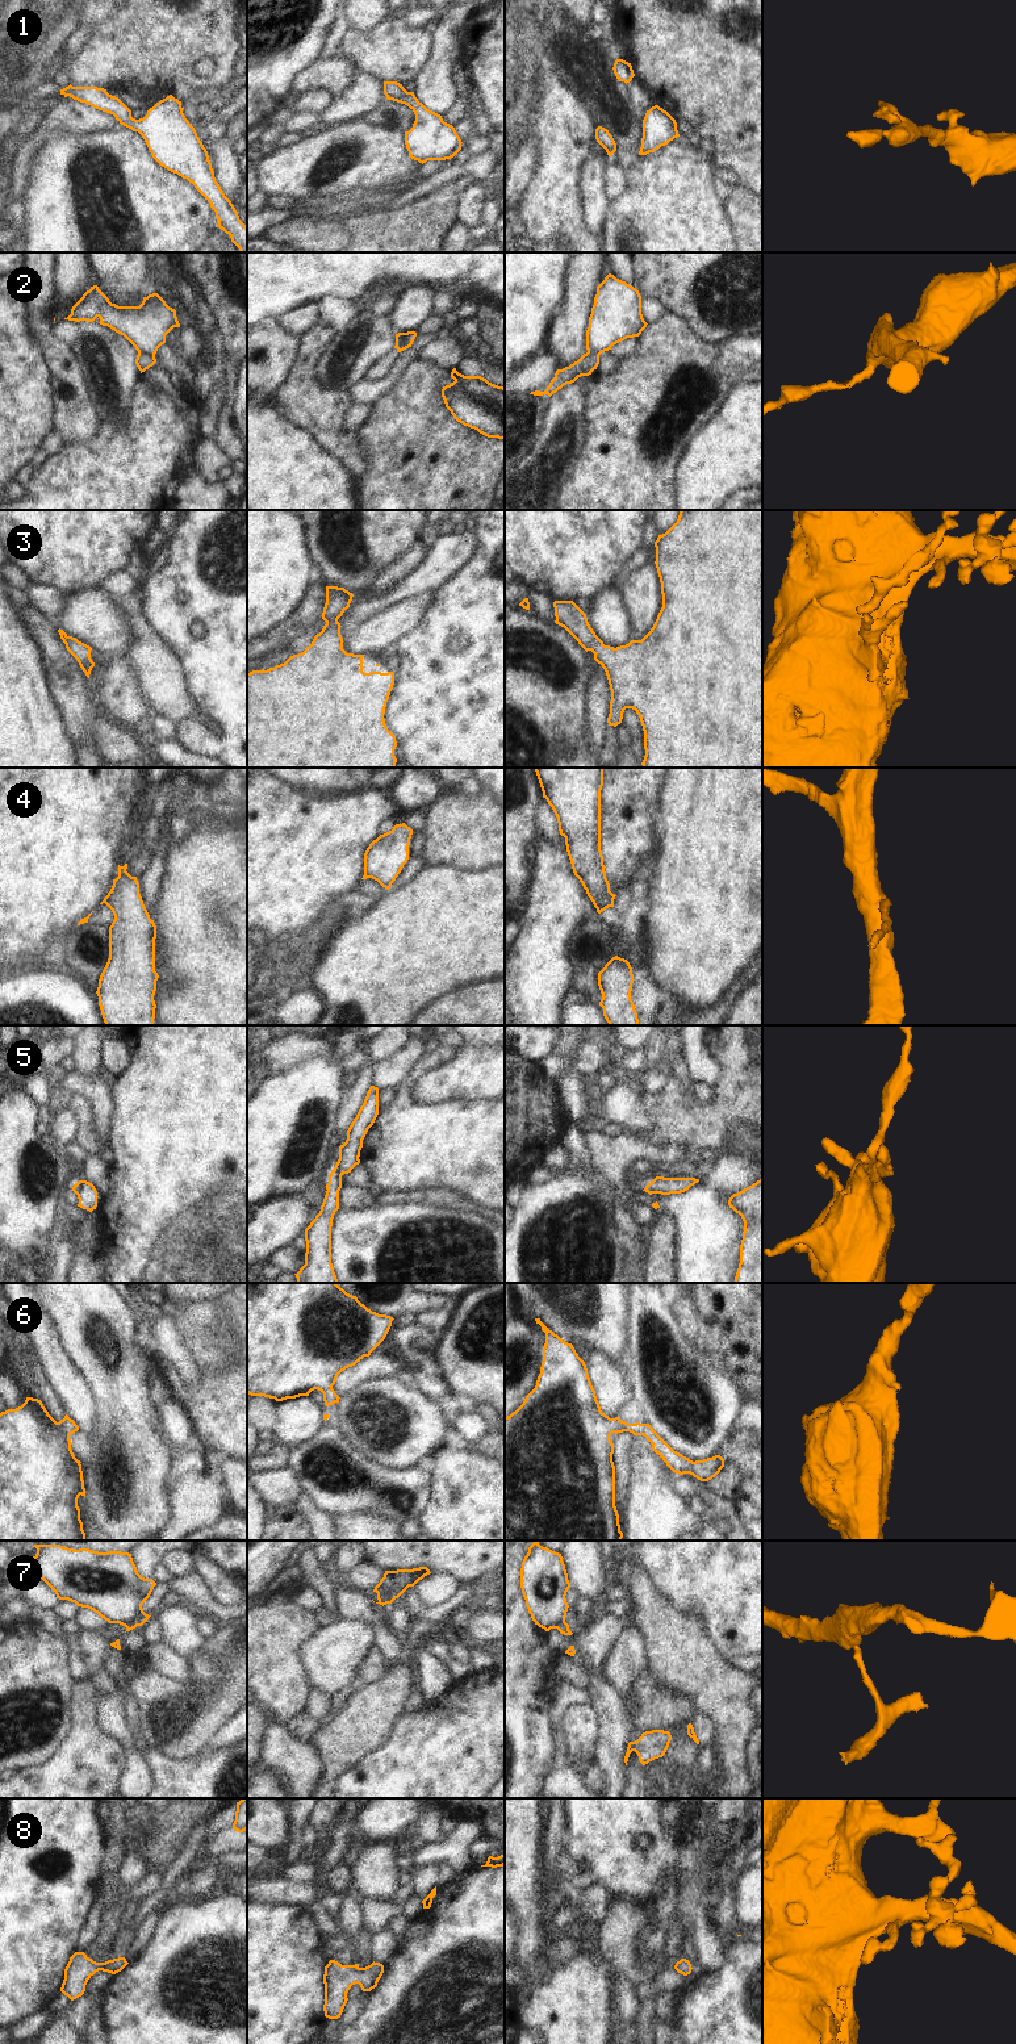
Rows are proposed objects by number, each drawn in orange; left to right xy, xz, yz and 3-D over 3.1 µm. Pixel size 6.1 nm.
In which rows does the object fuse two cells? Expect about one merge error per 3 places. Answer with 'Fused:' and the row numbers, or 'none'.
Fused: 2, 4, 5, 7.

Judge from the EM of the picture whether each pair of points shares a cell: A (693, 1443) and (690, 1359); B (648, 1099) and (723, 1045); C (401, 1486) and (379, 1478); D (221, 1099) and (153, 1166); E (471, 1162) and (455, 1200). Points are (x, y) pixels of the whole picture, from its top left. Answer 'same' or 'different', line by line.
A: same
B: same
C: same
D: same
E: different

